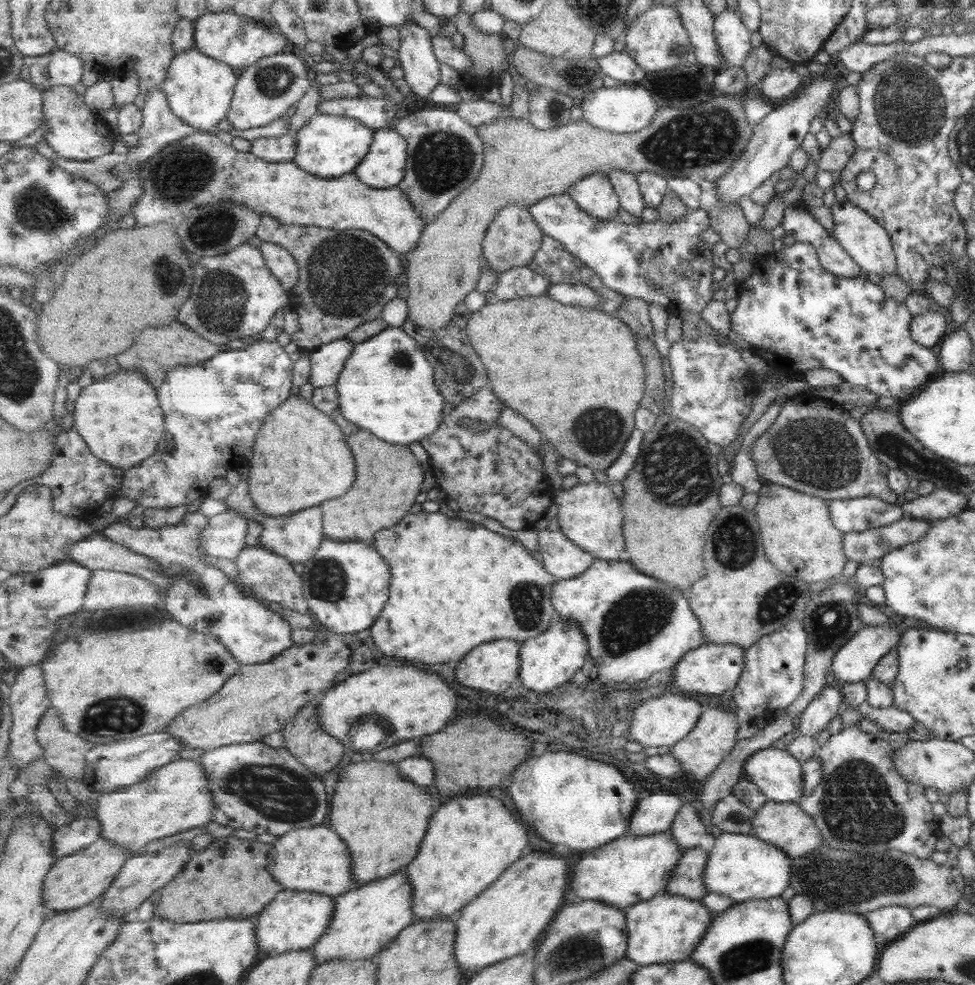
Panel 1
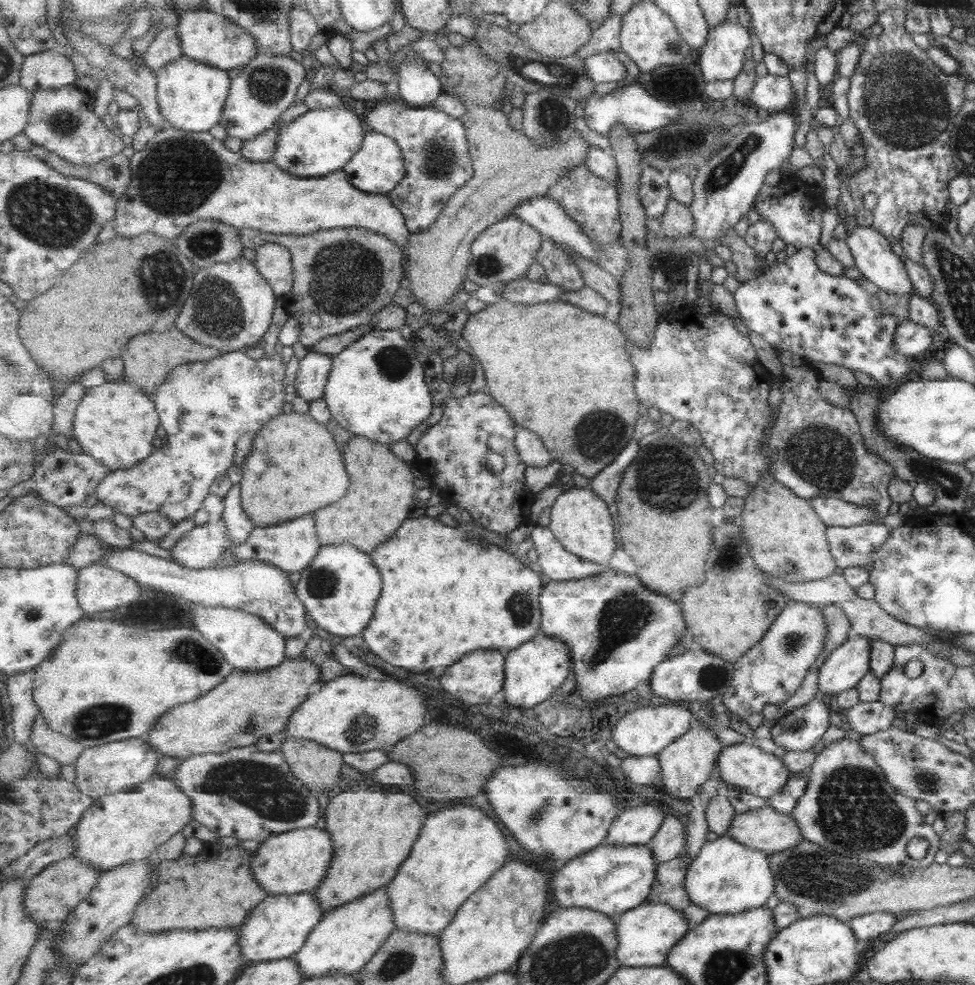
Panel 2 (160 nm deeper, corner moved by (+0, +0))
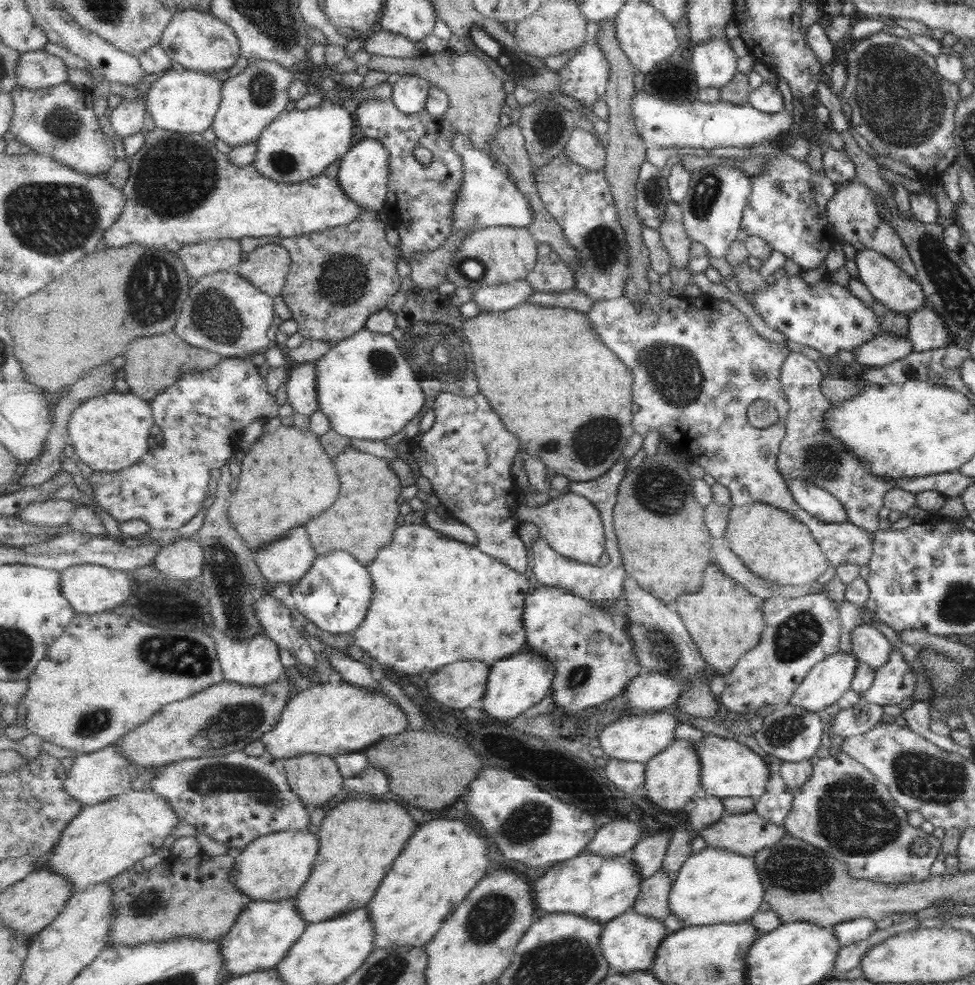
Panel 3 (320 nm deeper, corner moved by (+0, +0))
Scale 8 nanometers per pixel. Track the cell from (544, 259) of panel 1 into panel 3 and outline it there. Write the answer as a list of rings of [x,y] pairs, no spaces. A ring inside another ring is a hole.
[[[539,244],[539,258],[526,279],[536,292],[562,293],[576,286],[576,276],[569,264],[549,244]]]

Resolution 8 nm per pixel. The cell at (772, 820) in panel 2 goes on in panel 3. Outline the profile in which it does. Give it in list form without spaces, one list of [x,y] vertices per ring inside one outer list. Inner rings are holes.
[[[751,811],[745,814],[725,814],[719,822],[701,829],[697,836],[702,836],[707,846],[725,848],[737,855],[752,857],[759,850],[775,845],[780,838],[787,836],[787,831],[782,825],[773,824]]]

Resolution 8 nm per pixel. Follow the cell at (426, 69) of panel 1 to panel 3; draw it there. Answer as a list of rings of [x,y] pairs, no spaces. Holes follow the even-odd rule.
[[[416,75],[396,77],[393,81],[393,102],[405,114],[421,112],[429,98],[429,86],[433,85],[427,78]]]

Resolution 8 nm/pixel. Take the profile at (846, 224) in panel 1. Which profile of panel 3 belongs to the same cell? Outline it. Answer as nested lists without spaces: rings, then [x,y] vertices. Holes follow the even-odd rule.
[[[861,249],[855,252],[854,262],[857,266],[857,279],[865,285],[874,301],[883,305],[885,309],[909,316],[913,311],[927,306],[927,301],[922,296],[922,288],[914,282],[914,278],[904,274],[889,258],[871,249]]]

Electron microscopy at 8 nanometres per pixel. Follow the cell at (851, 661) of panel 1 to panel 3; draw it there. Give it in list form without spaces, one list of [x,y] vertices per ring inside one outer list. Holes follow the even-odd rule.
[[[837,651],[813,665],[801,679],[787,704],[822,713],[829,704],[850,688],[858,660],[854,655]]]

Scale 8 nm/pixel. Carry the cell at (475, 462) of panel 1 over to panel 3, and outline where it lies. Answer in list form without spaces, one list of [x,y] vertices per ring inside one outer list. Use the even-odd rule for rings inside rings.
[[[481,392],[471,397],[441,393],[433,410],[435,421],[432,427],[409,440],[409,451],[422,476],[432,482],[448,515],[476,533],[477,546],[485,554],[499,558],[521,574],[530,573],[531,555],[517,533],[518,526],[524,522],[522,505],[519,504],[522,491],[511,474],[513,460],[521,452],[520,439],[504,425],[500,414]]]

